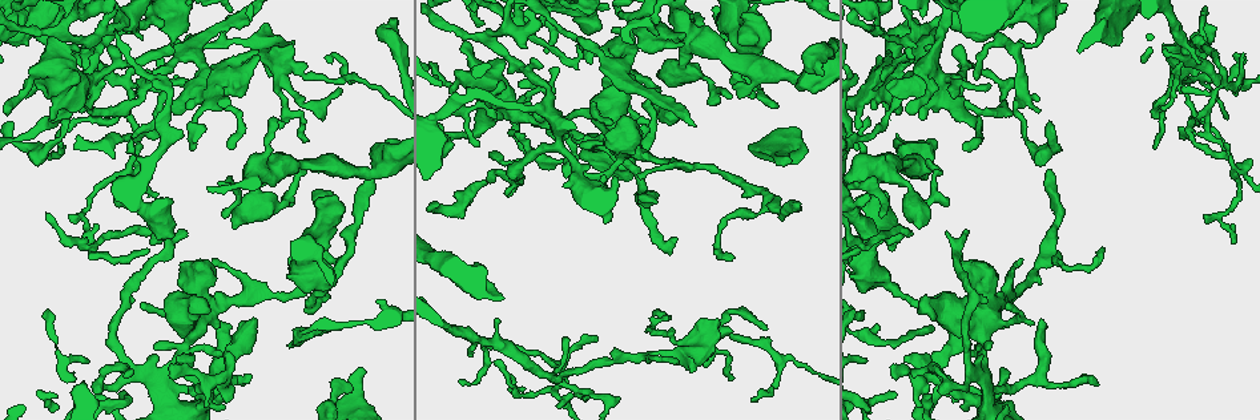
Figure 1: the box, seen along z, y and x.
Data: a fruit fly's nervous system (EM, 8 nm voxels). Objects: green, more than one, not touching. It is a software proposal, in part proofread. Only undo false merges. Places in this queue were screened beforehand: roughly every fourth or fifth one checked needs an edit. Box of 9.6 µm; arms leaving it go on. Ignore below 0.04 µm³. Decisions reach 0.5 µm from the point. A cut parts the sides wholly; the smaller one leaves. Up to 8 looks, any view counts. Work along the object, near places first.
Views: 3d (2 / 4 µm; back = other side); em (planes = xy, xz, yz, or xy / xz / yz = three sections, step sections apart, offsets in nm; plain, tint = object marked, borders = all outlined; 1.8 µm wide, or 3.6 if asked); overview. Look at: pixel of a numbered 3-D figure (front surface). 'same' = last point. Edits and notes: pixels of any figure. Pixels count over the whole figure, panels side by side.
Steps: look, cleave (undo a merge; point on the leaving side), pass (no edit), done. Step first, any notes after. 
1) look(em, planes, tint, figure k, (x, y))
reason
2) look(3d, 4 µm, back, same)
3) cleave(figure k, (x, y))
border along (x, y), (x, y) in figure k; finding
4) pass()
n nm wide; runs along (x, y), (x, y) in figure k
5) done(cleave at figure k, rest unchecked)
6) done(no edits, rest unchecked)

look(3d, 2 µm, back, figure 1, (627, 164))
abrupt turn

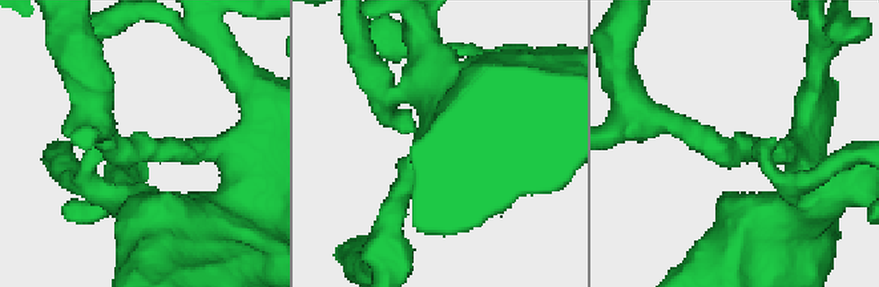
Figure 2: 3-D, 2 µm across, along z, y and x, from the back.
look(em, planes, tint, figure 2, (738, 152))
shape alone is not enough

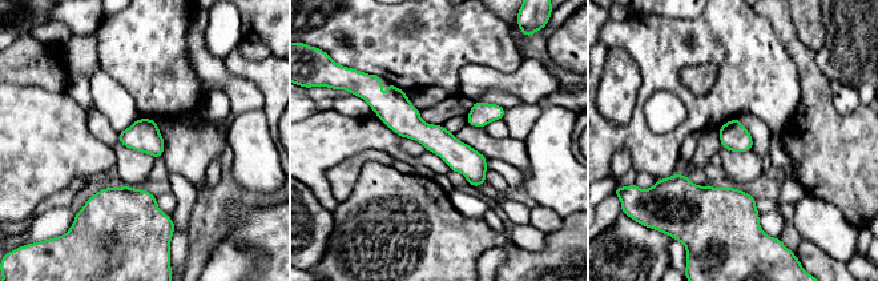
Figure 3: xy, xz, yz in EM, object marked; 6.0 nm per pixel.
pass()
170 nm wide; runs along (371, 100), (386, 101), (482, 179) in figure 3; continuous, no second neuron

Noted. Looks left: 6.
look(em, 3.6 µm, planes, tint, figure 1, (221, 84))
branch point

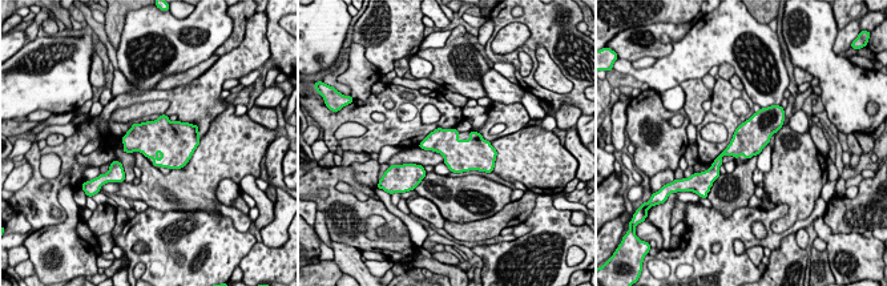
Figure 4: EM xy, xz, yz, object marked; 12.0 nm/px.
pass()
all the same neuron

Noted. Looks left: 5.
look(em, xz, step 16, tint, figure 1, (721, 91))
closes a loop

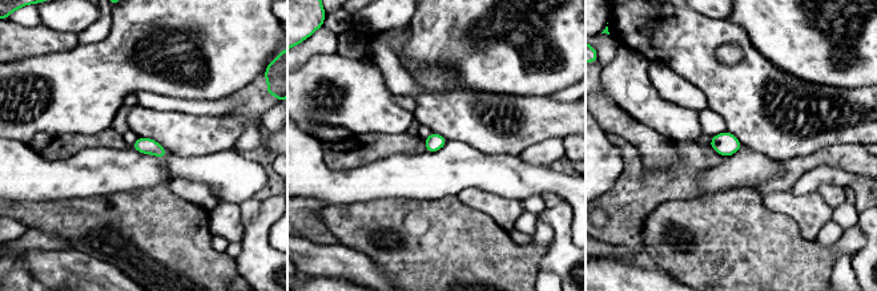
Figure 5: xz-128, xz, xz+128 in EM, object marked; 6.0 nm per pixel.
look(em, planes, tint, same)
another direction

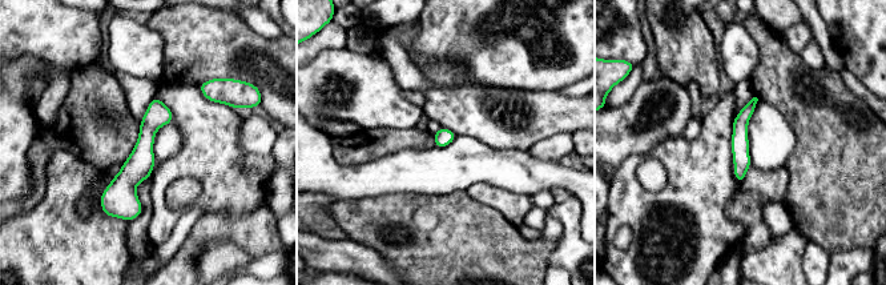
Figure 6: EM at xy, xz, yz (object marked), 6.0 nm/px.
pass()
one neuron here

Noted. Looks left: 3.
done(no edits, rest unchecked)

